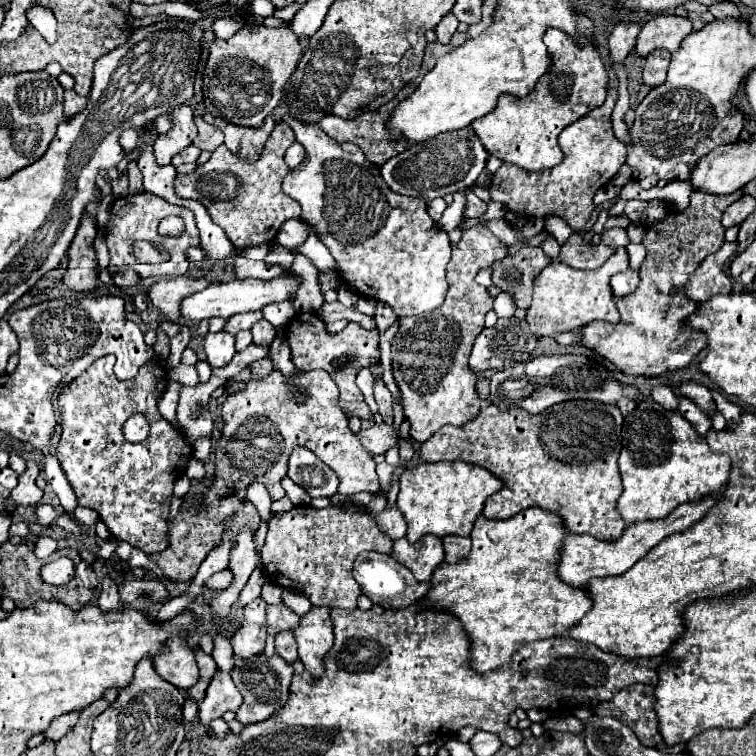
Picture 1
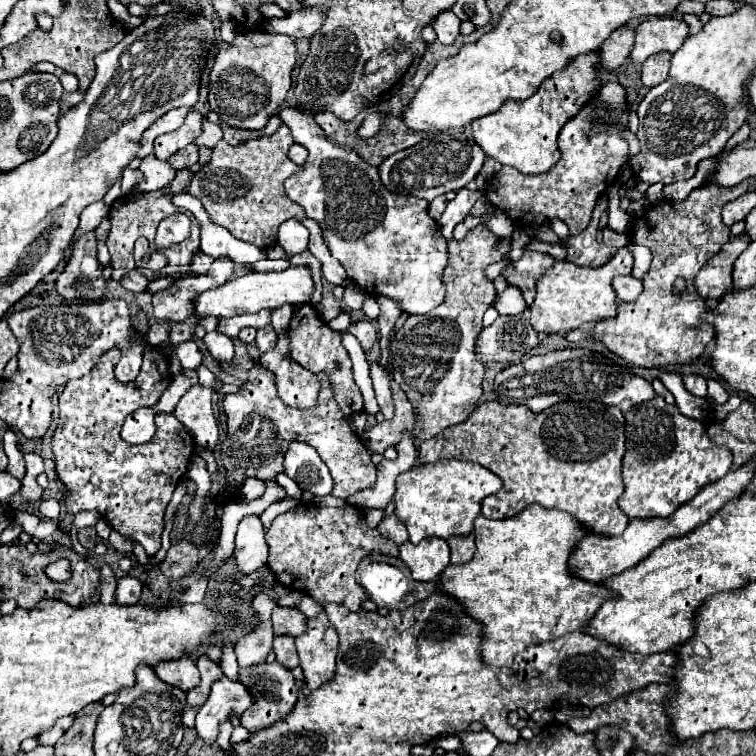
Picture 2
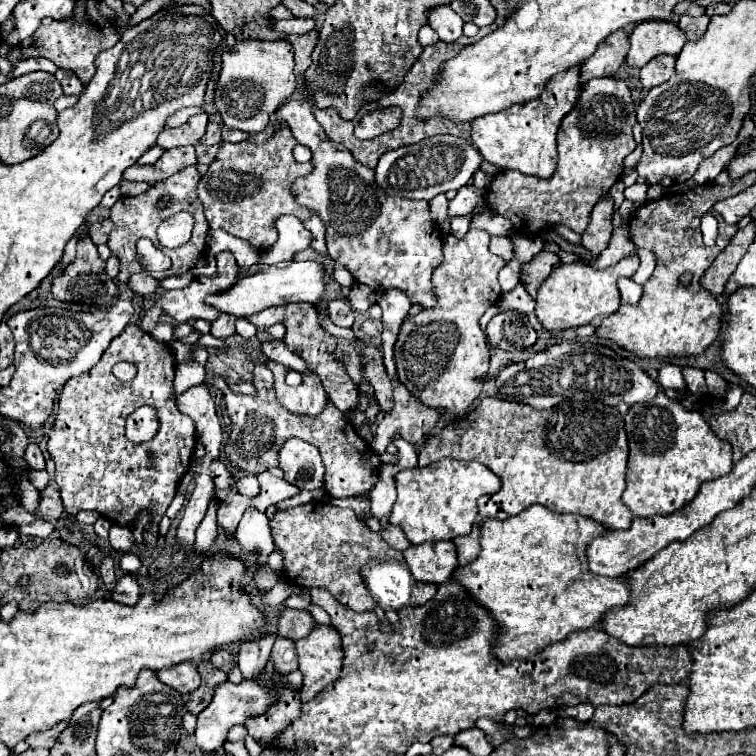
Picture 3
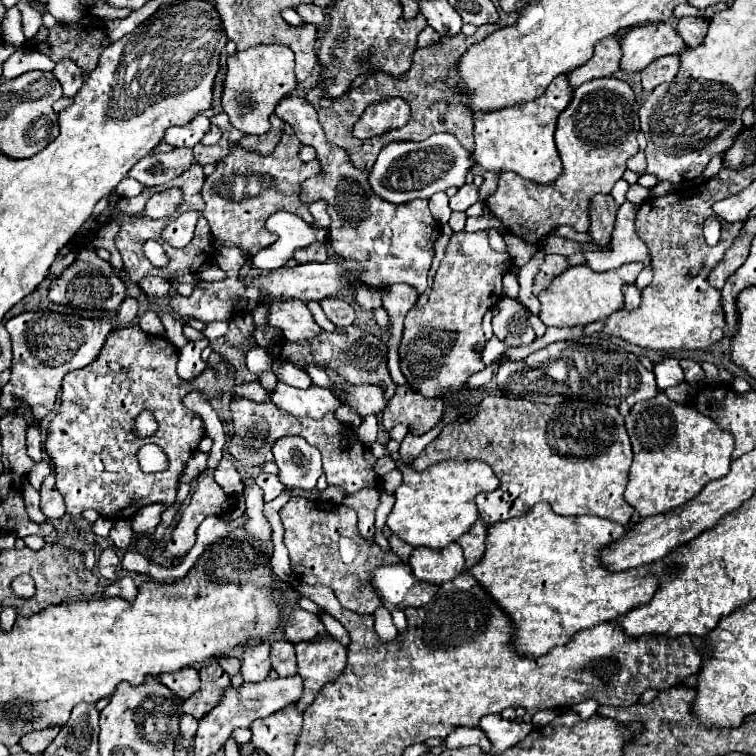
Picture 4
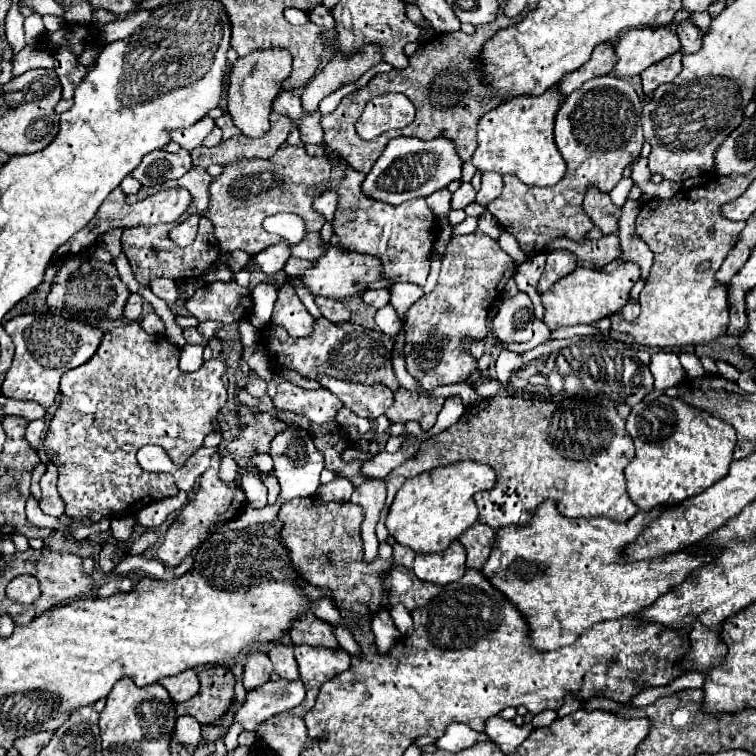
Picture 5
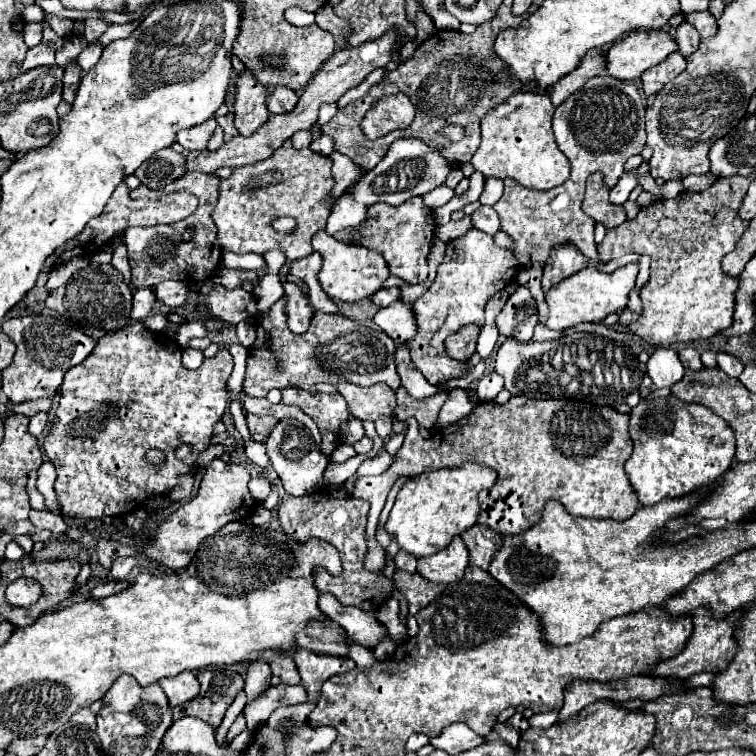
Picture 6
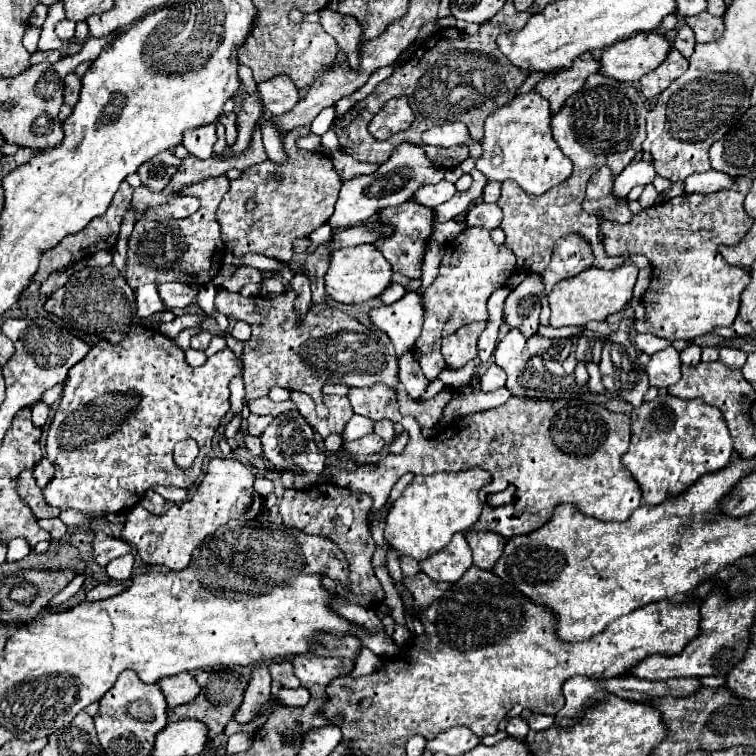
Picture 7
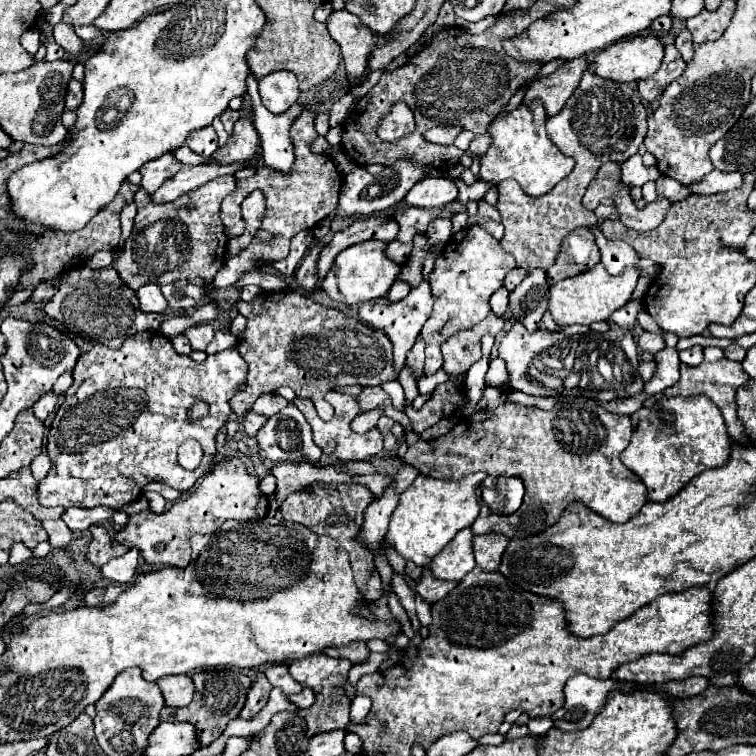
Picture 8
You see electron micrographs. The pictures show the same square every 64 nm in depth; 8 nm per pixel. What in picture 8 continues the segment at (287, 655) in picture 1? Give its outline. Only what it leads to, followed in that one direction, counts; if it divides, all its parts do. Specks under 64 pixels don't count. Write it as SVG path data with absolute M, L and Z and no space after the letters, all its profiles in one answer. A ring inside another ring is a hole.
M274 664L270 668L266 668L266 678L272 686L278 686L282 688L284 696L292 696L292 694L298 694L302 690L302 686L288 674L288 666L286 664Z

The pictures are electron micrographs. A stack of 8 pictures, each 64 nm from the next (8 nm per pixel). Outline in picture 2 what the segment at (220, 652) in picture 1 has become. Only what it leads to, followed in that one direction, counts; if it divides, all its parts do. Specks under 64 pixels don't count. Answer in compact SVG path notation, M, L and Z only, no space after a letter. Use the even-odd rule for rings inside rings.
M222 648L222 670L224 670L224 676L228 676L230 680L238 680L238 662L236 662L236 656L234 656L234 650L232 648Z

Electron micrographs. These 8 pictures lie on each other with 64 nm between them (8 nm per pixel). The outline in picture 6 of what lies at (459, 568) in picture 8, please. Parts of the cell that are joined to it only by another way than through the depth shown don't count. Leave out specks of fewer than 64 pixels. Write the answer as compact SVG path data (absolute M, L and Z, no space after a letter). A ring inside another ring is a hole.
M456 536L448 548L440 550L434 556L426 556L426 558L418 558L418 572L430 580L430 582L456 582L460 580L460 576L464 574L464 568L468 566L468 548L462 542L460 536Z

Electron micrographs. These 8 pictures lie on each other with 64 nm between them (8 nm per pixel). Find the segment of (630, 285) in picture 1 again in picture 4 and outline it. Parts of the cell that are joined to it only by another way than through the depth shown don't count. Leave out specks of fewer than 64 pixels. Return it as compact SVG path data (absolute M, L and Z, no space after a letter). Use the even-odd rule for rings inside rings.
M626 286L624 288L624 310L632 312L640 306L640 292L636 290L636 286Z

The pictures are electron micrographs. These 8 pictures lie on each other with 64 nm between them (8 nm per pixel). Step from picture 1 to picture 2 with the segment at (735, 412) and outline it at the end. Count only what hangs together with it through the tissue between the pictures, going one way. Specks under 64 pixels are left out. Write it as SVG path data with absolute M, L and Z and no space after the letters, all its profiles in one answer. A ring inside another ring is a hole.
M708 378L708 396L712 396L718 404L724 404L724 402L728 400L726 388L724 388L722 382L716 380L716 378Z

